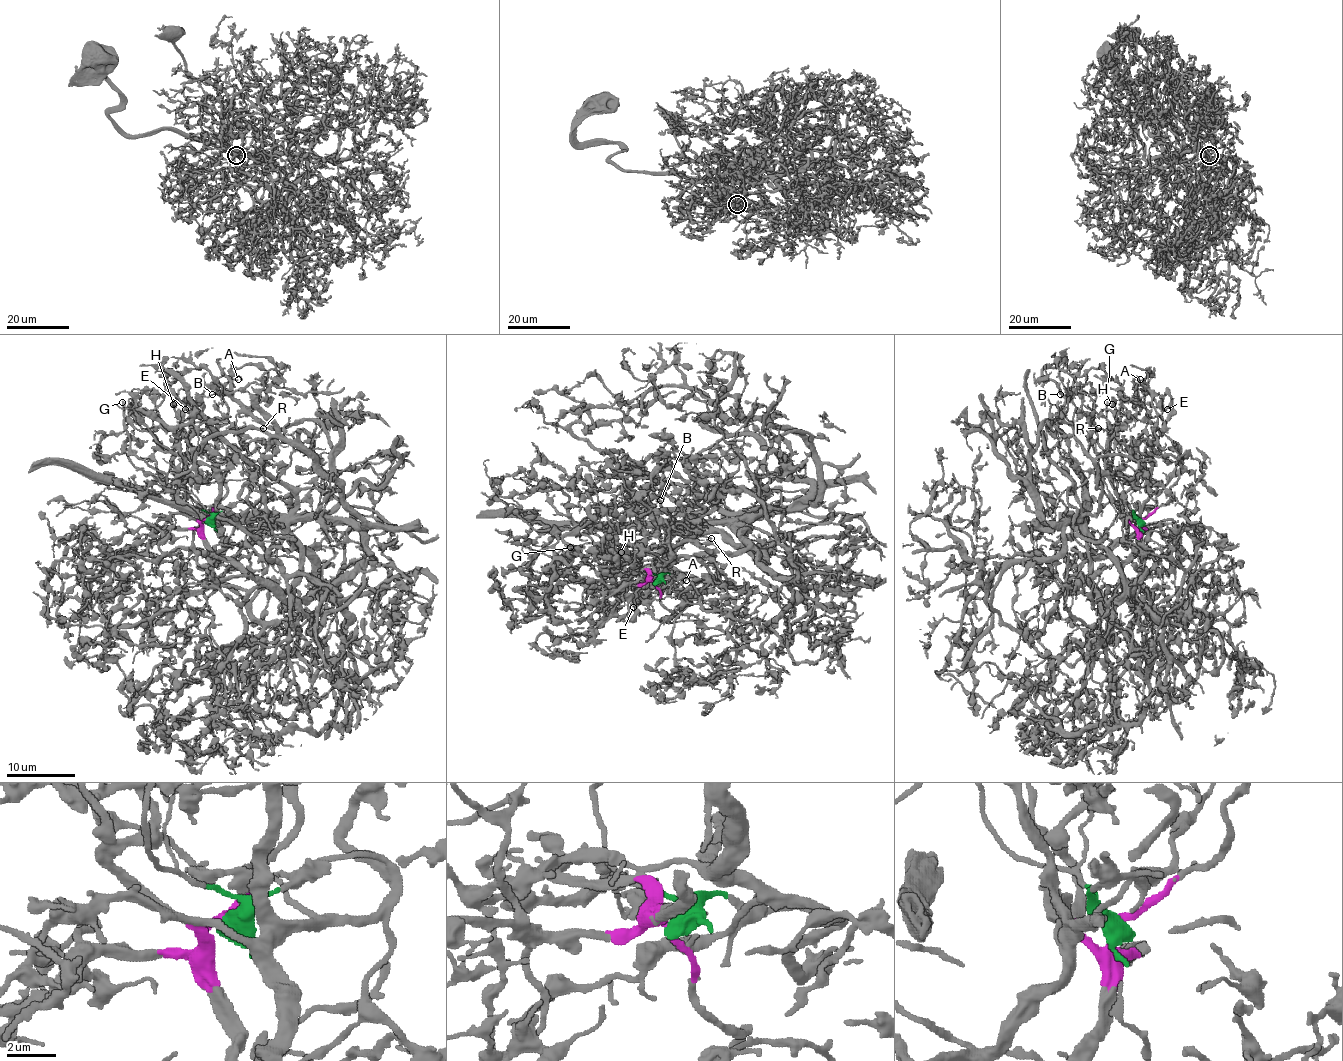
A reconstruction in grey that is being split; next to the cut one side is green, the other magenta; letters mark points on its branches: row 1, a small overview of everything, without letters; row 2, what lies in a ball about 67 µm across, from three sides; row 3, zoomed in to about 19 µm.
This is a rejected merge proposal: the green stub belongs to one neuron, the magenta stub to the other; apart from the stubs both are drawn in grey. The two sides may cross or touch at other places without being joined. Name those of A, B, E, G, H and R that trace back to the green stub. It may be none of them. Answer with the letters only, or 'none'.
A, B, E, R

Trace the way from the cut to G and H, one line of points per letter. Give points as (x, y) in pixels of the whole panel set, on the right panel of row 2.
G: (1141, 520), (1136, 526), (1129, 521), (1129, 506), (1117, 492), (1116, 478), (1104, 461), (1109, 448), (1107, 401)
H: (1141, 520), (1136, 526), (1129, 521), (1129, 506), (1117, 492), (1110, 463), (1112, 405)

